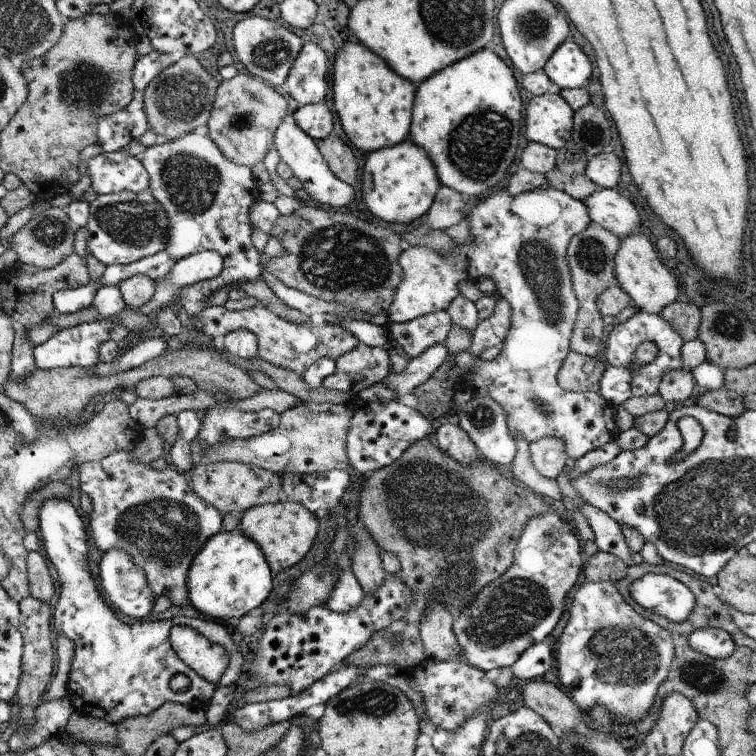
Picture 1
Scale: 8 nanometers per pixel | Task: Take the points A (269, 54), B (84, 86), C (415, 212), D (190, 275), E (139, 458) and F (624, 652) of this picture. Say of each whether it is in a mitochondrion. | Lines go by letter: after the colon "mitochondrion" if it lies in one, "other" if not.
A: mitochondrion
B: mitochondrion
C: other
D: other
E: other
F: mitochondrion

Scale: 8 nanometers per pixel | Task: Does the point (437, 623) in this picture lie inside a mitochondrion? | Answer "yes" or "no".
yes

